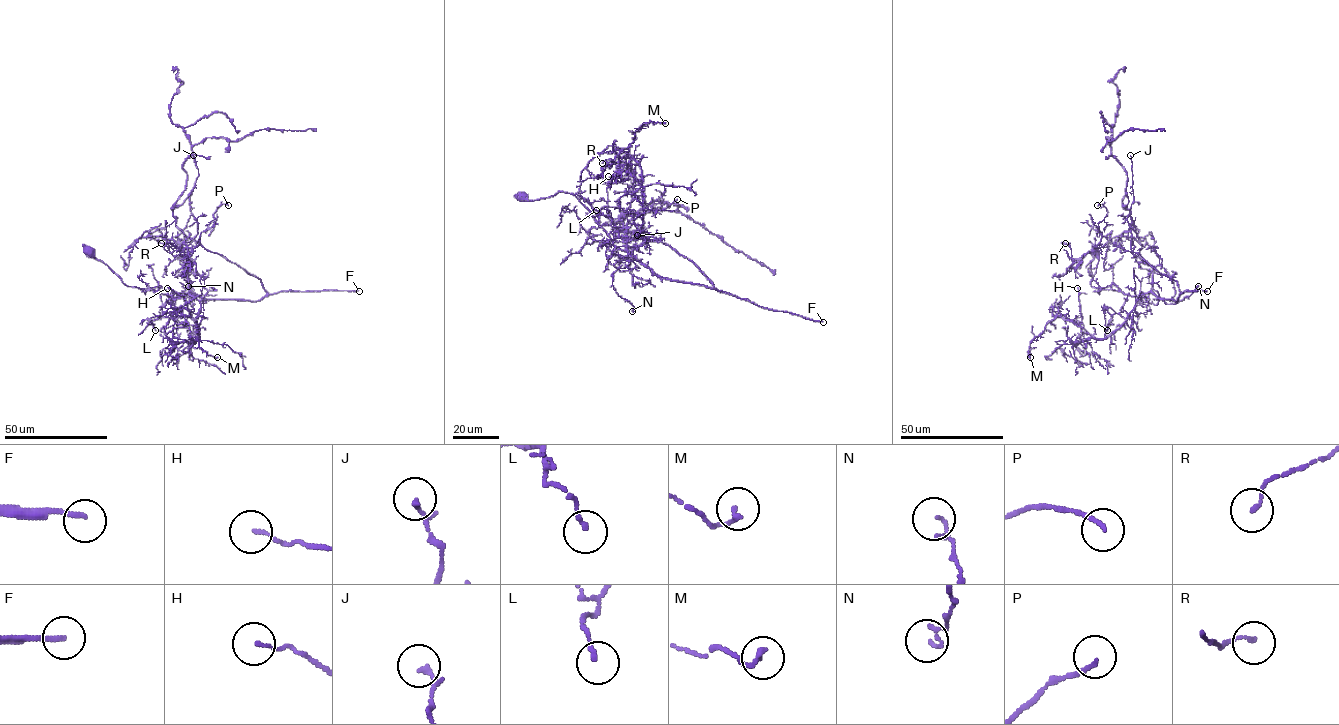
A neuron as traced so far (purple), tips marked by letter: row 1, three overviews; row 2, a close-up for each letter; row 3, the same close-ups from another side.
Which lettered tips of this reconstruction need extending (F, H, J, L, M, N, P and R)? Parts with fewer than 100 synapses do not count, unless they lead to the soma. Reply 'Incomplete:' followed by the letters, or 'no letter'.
Incomplete: F

